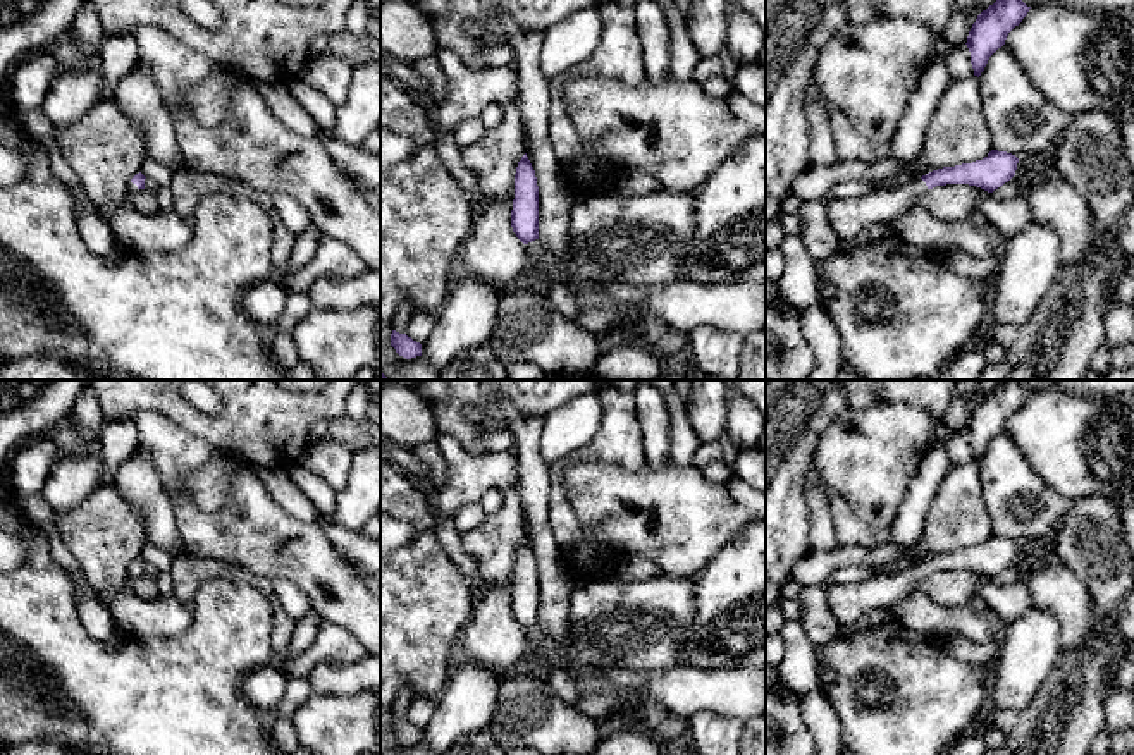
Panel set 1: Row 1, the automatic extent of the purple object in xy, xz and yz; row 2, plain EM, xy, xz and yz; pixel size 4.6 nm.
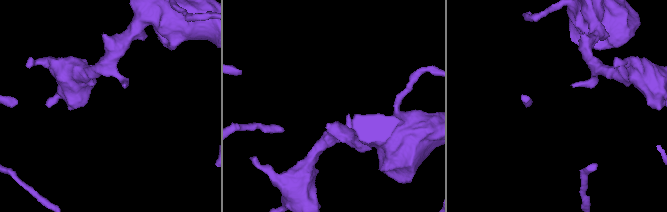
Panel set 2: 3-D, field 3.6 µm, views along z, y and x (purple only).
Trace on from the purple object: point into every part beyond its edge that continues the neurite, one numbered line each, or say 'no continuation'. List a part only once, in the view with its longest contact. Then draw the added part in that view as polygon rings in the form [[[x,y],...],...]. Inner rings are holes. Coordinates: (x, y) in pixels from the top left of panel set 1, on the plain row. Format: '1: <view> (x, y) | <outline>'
1: yz (849, 602) | [[[922,564],[893,576],[872,576],[860,583],[828,585],[828,605],[840,626],[854,624],[862,616],[888,609],[910,595],[914,586],[928,578]]]

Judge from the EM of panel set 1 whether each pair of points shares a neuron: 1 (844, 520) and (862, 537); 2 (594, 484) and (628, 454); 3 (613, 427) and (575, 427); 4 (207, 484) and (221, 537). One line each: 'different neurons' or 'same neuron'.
1: same neuron
2: different neurons
3: different neurons
4: different neurons

